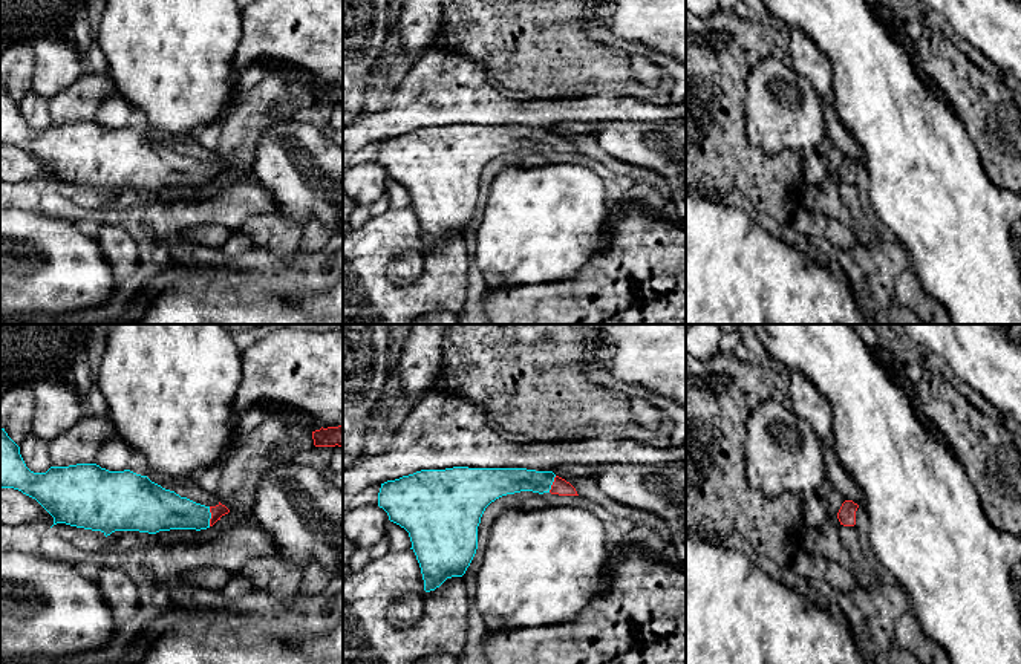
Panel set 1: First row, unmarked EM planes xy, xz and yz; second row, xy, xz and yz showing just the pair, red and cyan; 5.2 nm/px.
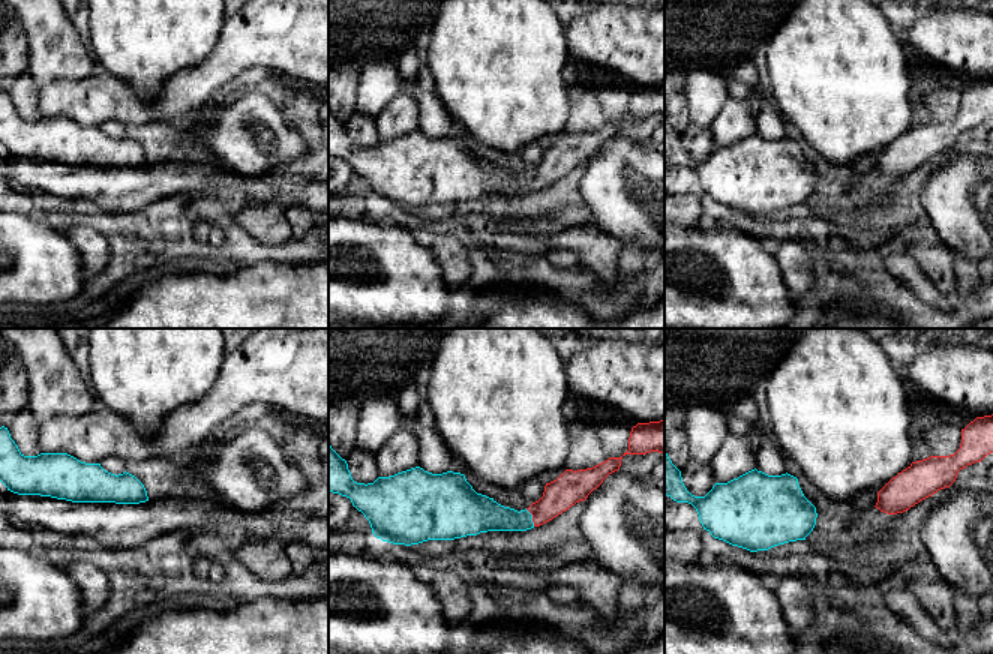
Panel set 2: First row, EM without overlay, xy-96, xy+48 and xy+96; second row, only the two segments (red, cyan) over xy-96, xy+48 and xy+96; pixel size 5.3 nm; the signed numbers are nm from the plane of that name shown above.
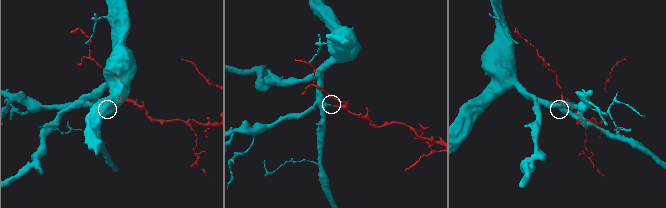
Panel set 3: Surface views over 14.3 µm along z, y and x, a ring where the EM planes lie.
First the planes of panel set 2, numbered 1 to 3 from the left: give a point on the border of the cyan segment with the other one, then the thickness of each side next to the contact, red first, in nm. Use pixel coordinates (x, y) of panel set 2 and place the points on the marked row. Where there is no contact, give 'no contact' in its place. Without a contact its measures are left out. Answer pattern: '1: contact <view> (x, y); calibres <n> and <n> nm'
1: no contact
2: contact xy+48 (533, 518); calibres 170 and 180 nm
3: no contact

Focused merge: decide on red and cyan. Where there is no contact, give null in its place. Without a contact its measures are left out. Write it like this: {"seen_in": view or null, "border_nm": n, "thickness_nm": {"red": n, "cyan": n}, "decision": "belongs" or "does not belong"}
{"seen_in": "xy", "border_nm": 100, "thickness_nm": {"red": 70, "cyan": 200}, "decision": "belongs"}

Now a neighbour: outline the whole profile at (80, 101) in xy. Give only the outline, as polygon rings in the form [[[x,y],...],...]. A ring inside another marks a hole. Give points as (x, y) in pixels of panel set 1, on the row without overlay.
[[[109,70],[103,75],[83,73],[49,99],[52,124],[95,121],[103,99],[119,93]]]

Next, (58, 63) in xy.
[[[40,38],[34,44],[32,89],[47,101],[86,73],[86,57],[69,38]]]

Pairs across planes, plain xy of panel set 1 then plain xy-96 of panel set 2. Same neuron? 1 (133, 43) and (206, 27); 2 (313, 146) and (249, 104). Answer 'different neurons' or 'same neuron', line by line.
1: same neuron
2: same neuron

